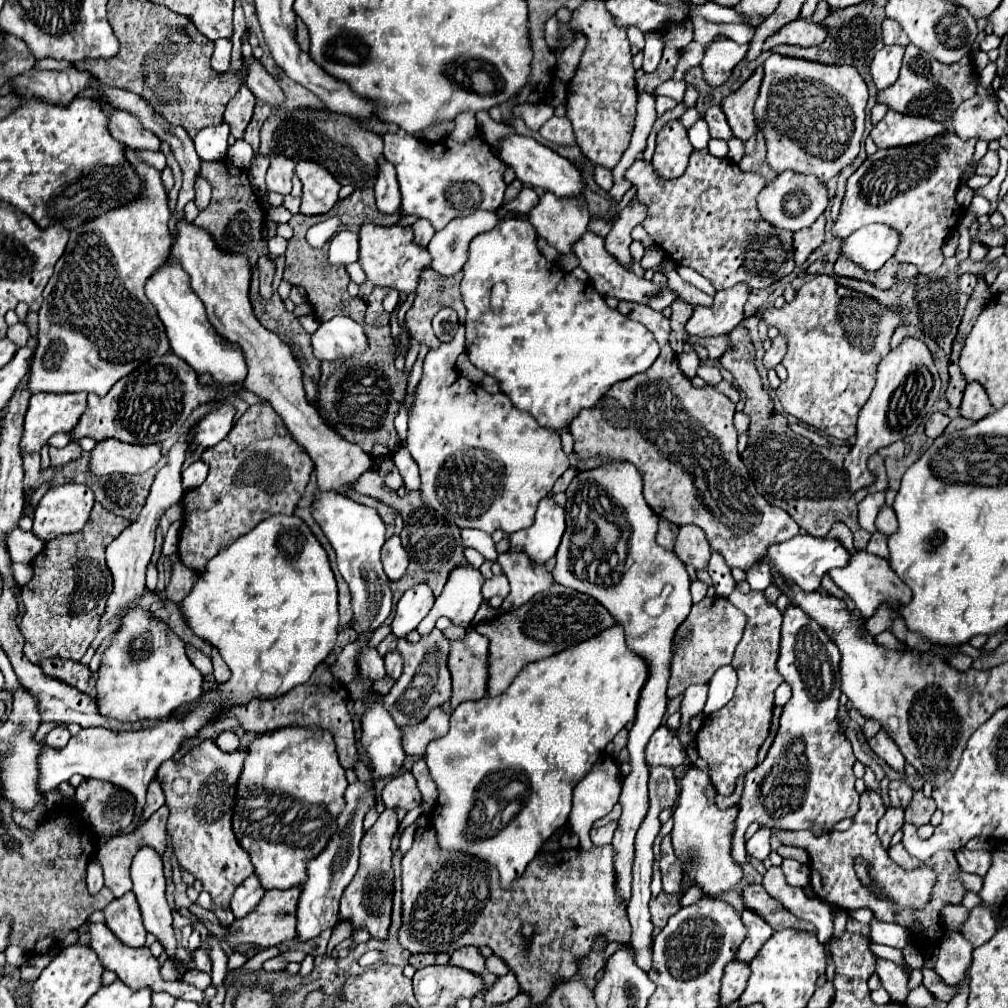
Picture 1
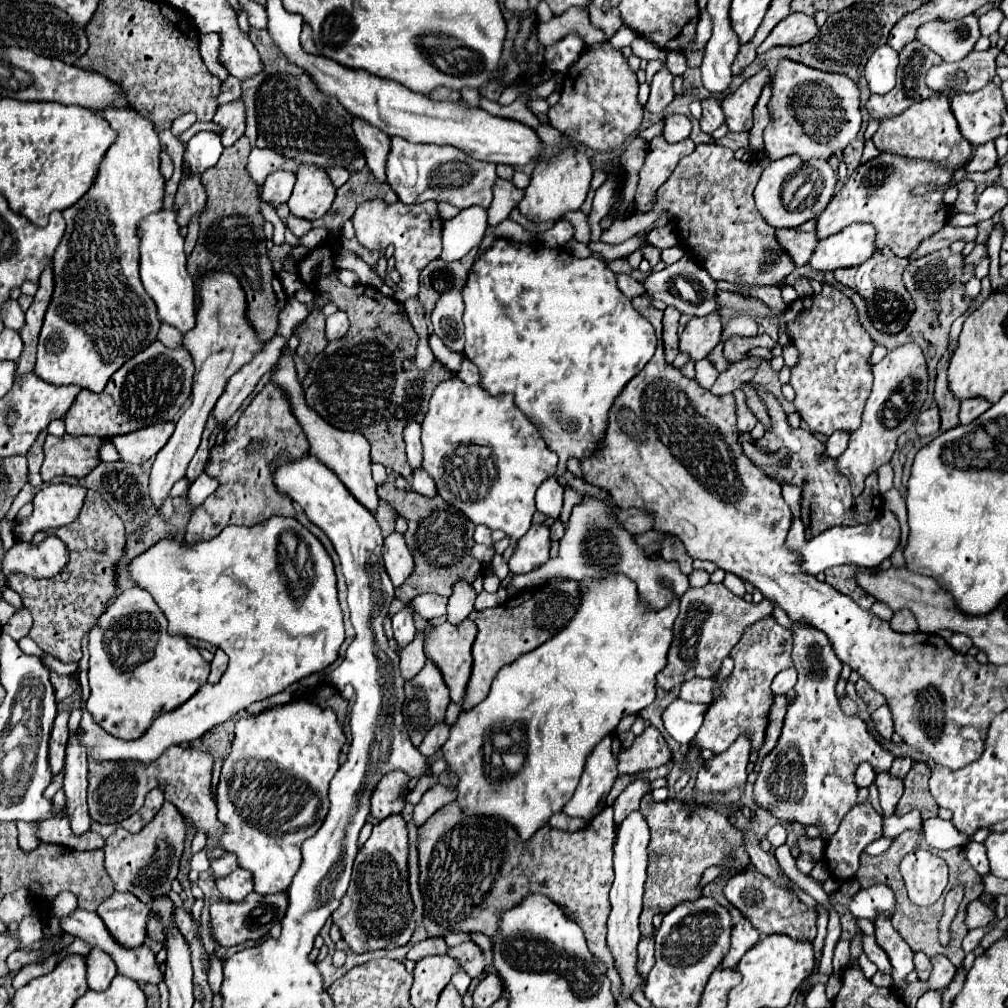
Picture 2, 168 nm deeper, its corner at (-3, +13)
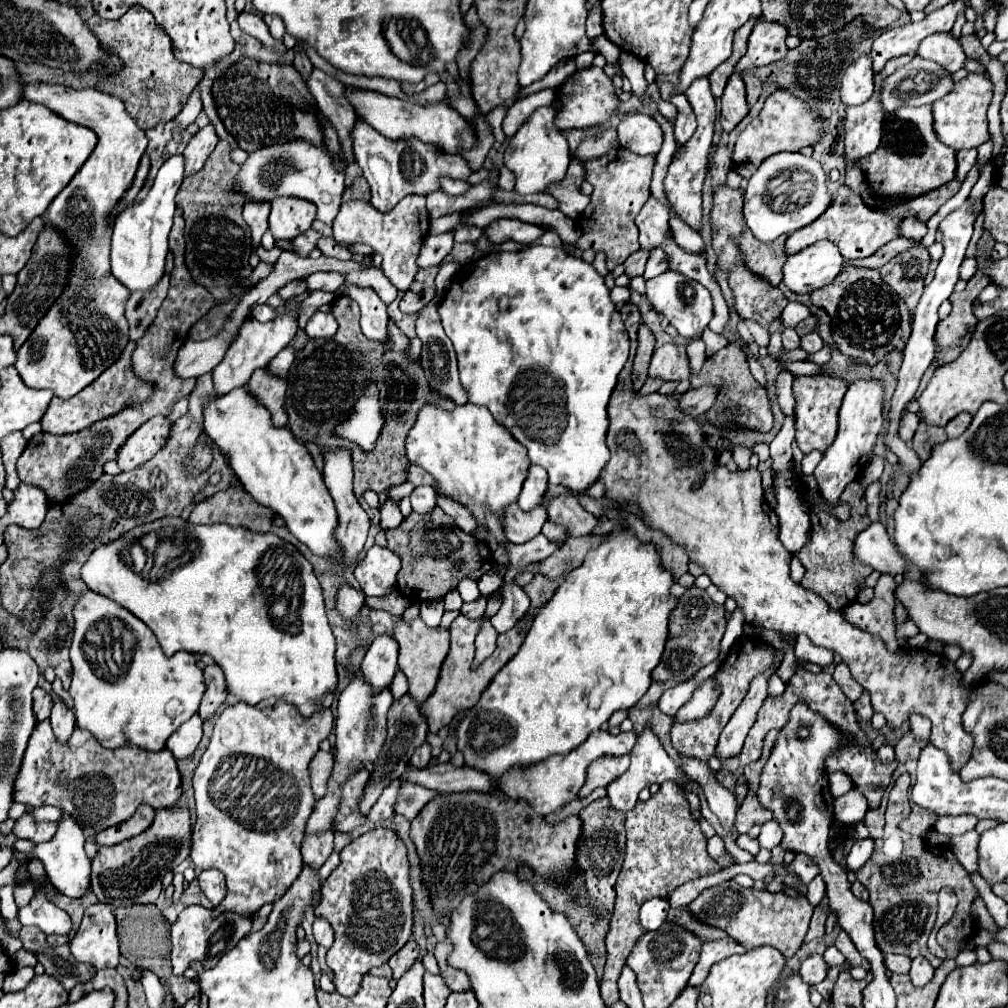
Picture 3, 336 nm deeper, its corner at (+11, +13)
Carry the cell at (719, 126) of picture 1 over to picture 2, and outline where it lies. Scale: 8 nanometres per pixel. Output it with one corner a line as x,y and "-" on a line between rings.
709,97
701,101
703,105
703,117
701,117
701,131
705,133
713,133
717,127
721,127
725,123
725,115
721,111
721,105
717,99

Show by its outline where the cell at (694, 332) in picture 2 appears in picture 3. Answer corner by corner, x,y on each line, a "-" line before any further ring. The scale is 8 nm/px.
673,343
659,347
653,353
653,359
647,369
647,377
661,379
661,381
673,381
677,383
673,393
675,395
685,393
691,387
689,385
689,359
687,359
685,347
673,345

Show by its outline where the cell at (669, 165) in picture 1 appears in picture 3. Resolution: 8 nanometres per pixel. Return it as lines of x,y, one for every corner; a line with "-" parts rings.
619,147
613,151
611,159
609,155
603,155
599,159
585,161
585,181
589,181
595,189
591,195
591,203
583,211
583,215
577,219
581,227
581,239
577,239
575,247
581,251
591,249
595,253
603,251
607,257
607,269
613,271
617,265
625,263
625,259
639,249
637,241
637,225
635,217
641,211
641,205
649,199
649,183
651,183
651,171
653,171
655,157
637,157
635,153
629,153
629,149

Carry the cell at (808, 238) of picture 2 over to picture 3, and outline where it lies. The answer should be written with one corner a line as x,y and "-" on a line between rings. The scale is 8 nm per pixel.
745,227
741,237
737,239
737,245
739,245
739,251
743,253
745,267
751,273
763,277
769,285
777,287
781,283
781,265
787,261
787,255
783,251
785,241
787,237
779,237
777,241
761,243

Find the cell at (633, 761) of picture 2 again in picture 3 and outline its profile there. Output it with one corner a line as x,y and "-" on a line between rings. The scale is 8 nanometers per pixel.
629,755
625,757
599,757
597,761
593,761
587,769
587,779
585,785
579,791
579,799
589,797
593,789
597,787
607,787
613,779
617,779
619,775
625,773
625,769
629,767

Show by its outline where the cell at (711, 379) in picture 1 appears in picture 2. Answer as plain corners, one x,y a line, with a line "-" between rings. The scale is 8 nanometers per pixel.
701,359
701,361
697,361
695,363
695,371
697,371
697,381
699,383
703,383
703,387
705,389
709,389
713,383
715,383
715,379
717,379
717,369
711,365
711,361
709,359

